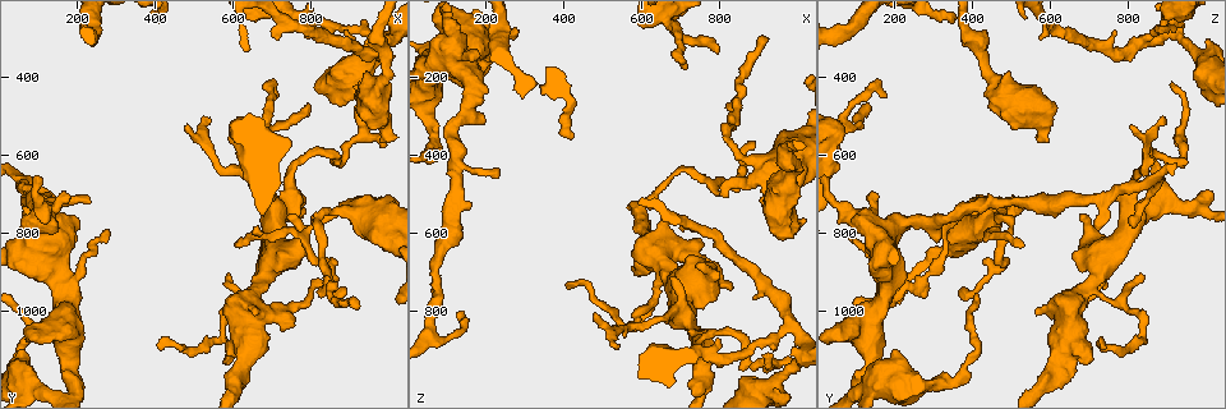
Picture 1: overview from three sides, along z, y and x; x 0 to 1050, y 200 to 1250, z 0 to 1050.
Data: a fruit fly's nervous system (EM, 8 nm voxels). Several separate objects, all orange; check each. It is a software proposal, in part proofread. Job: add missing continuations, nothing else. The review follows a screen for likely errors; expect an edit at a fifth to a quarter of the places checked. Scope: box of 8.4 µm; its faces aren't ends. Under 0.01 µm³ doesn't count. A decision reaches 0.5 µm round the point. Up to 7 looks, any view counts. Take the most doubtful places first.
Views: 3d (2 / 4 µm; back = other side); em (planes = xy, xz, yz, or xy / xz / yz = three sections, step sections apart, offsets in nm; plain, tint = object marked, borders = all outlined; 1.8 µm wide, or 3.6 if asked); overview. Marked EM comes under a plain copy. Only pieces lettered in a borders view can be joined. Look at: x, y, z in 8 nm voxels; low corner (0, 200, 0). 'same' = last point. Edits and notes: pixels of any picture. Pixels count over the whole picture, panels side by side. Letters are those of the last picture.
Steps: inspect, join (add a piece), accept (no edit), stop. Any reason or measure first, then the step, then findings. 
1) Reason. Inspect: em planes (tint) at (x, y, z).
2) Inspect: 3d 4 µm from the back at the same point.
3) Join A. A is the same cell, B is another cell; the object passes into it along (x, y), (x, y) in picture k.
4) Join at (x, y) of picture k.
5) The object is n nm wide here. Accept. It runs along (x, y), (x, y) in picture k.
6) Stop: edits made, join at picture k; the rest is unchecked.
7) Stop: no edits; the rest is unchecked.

Long arm stops here. Inspect: em yz step 8 (borders) at (910, 1000, 105).

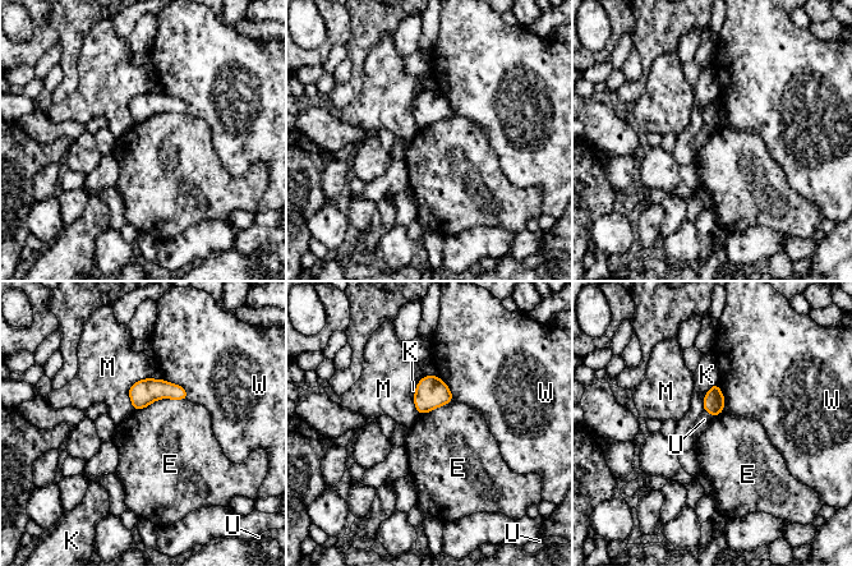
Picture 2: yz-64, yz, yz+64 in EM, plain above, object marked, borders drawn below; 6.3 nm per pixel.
The longest contact is with E, 340 nm. Accept. E, K, M, U and W are other cells; none of them fits.

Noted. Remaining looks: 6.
Free end. Inspect: 3d 2 µm at (975, 560, 595).

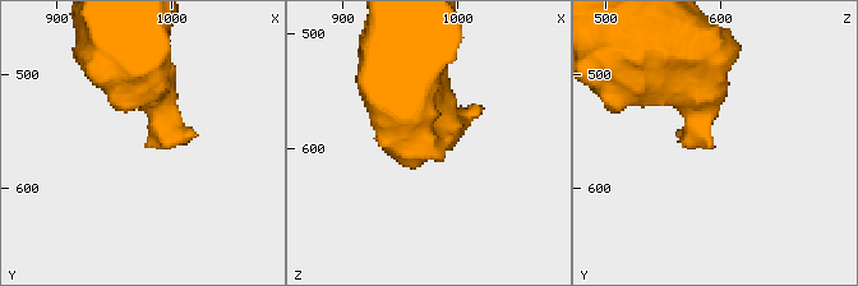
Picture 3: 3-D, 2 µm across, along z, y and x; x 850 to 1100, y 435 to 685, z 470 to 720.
Inspect: em planes (tint) at (974, 560, 590).

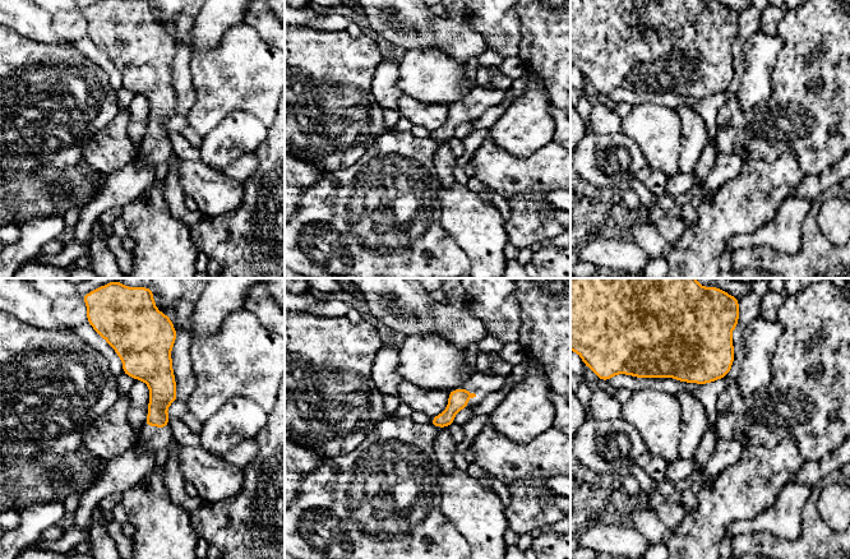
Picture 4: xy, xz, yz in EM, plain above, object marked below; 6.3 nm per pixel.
Inspect: em planes (borders) at the same point.

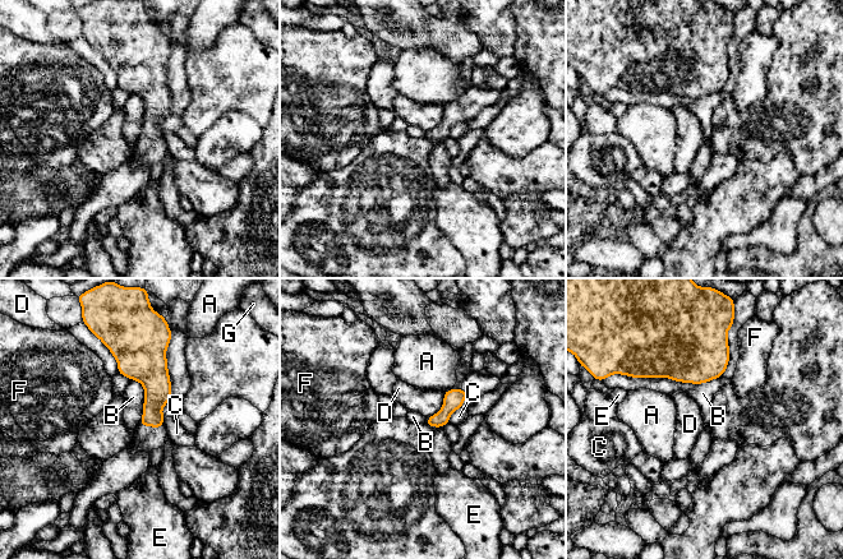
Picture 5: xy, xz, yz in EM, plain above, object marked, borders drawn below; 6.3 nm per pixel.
Accept. A, B, C, D, E, F and G are other cells; a border runs along (722, 375), (703, 383), (632, 378) in picture 5; none of them fits.

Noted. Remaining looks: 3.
Free end. Inspect: 3d 4 µm at (580, 1130, 695).

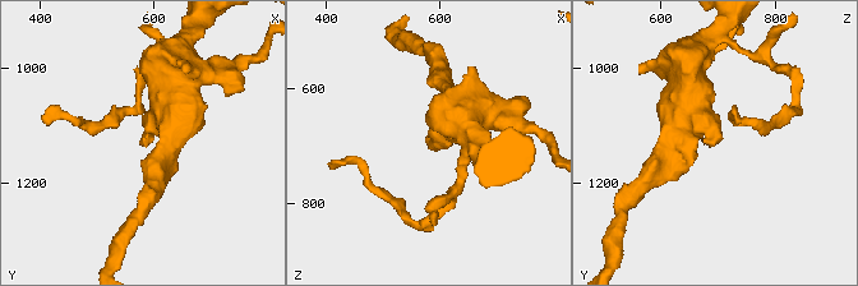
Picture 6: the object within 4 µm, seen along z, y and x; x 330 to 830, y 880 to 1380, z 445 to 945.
Inspect: em 3.6 µm xy step 4 (borders) at (580, 1130, 690).

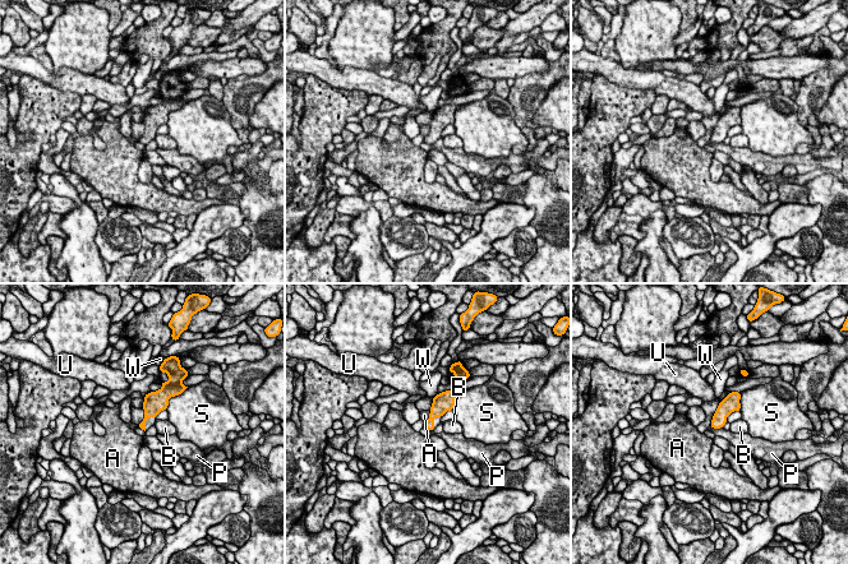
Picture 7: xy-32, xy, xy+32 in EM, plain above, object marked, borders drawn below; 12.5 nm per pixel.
Cut it another way. Inspect: em 3.6 µm planes (borders) at the same point.

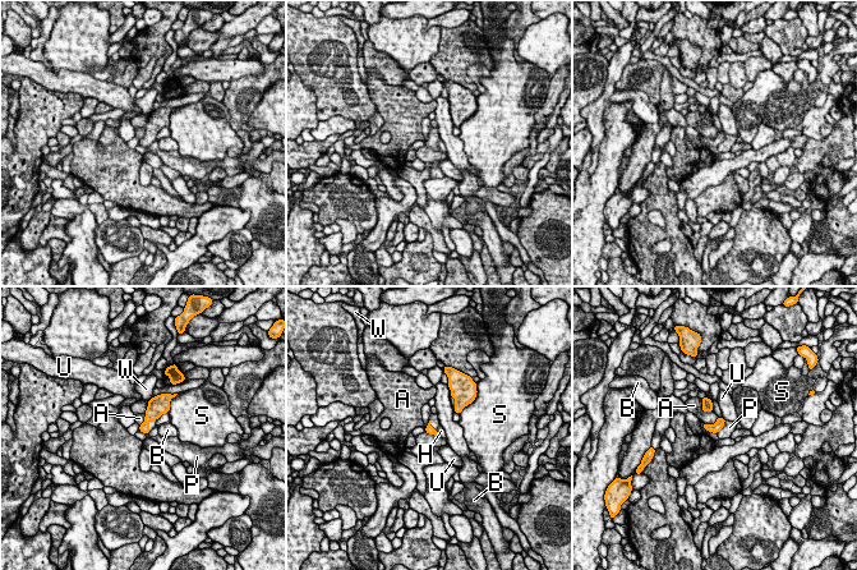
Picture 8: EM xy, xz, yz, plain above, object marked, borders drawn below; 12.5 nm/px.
Accept. A, B, H, P, S, U and W are other cells; a border runs along (700, 399), (701, 408), (710, 413) in picture 8; none of them fits.

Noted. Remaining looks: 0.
Stop: no edits; the rest is unchecked.

